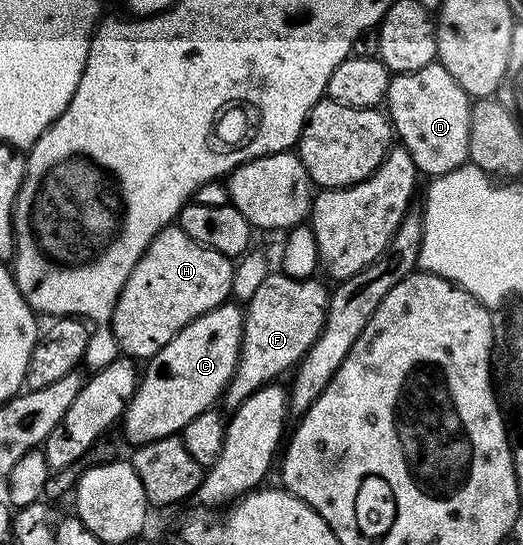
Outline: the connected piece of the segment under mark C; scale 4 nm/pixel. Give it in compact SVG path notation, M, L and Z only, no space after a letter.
M227 302L200 314L200 318L193 320L184 330L168 342L156 355L149 357L150 364L141 373L138 389L134 392L130 405L126 408L126 415L120 421L120 428L126 431L126 436L131 440L131 445L147 444L165 436L177 436L183 428L196 418L196 414L206 412L215 407L219 402L218 395L227 391L230 379L238 365L238 351L242 348L242 321L244 312L234 302Z

